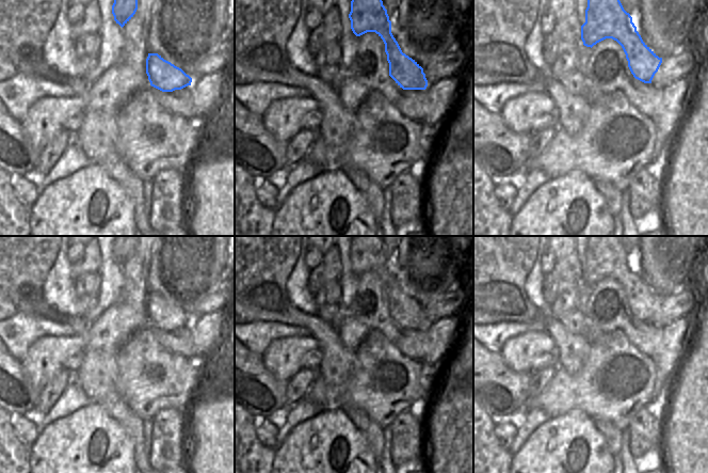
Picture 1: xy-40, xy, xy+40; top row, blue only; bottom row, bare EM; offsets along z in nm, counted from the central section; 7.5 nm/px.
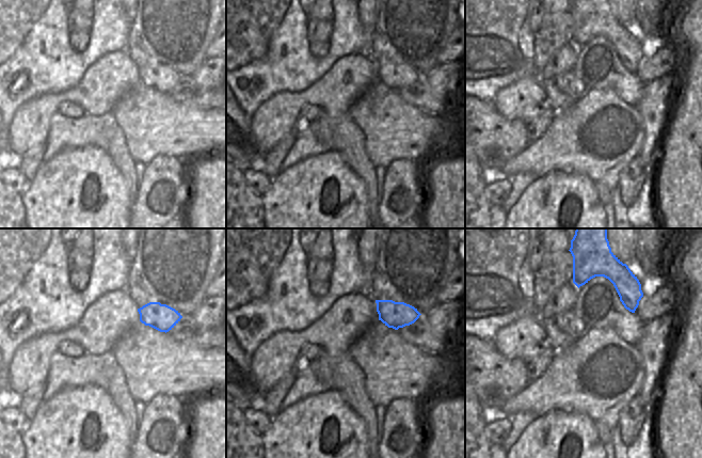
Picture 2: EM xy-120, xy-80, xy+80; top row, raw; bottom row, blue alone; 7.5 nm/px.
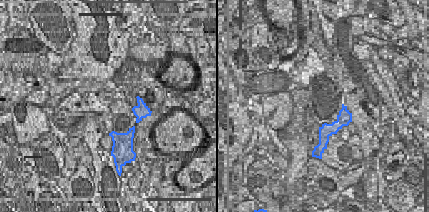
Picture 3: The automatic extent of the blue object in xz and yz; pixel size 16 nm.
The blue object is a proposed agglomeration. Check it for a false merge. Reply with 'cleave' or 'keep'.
cleave

